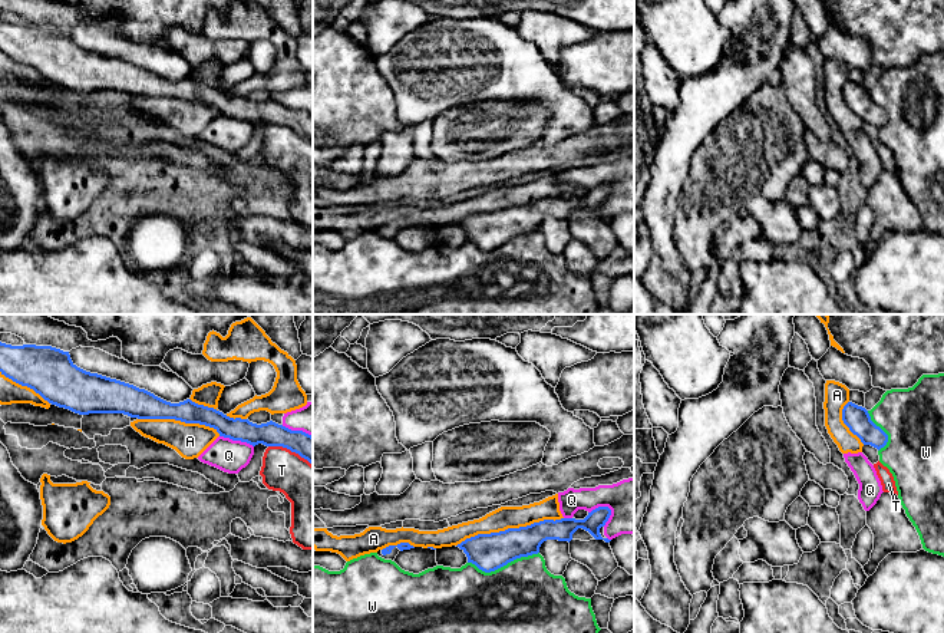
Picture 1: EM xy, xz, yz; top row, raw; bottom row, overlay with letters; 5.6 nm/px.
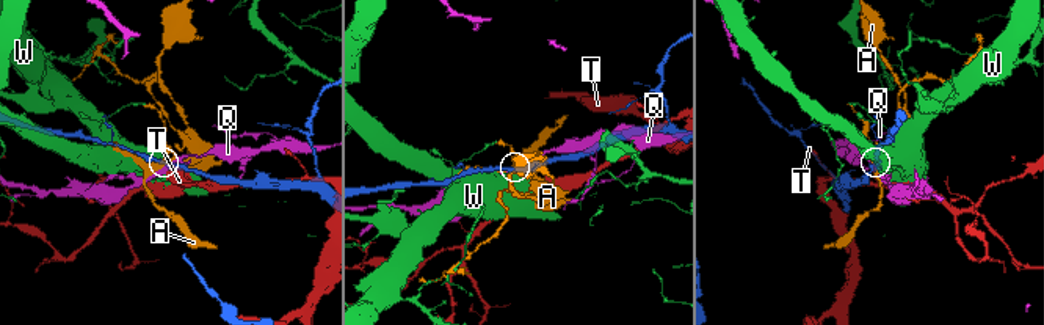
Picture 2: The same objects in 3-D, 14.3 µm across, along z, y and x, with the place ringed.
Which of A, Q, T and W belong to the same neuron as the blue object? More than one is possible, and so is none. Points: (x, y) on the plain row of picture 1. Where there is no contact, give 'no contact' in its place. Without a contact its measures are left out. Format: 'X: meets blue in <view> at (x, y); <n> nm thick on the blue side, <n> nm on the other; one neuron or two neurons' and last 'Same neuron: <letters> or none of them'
A: meets blue in xz at (510, 207); 200 nm thick on the blue side, 130 nm on the other; two neurons
Q: meets blue in xz at (601, 185); 120 nm thick on the blue side, 260 nm on the other; two neurons
T: meets blue in xy at (290, 128); 140 nm thick on the blue side, 280 nm on the other; two neurons
W: meets blue in xz at (502, 244); 200 nm thick on the blue side, 500 nm on the other; two neurons
Same neuron: none of them

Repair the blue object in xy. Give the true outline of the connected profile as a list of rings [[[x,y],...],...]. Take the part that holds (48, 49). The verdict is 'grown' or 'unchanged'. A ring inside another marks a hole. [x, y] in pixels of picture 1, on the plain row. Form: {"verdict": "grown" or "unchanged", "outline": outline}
{"verdict": "unchanged", "outline": [[[0,20],[0,50],[13,60],[33,67],[49,82],[79,93],[123,92],[138,98],[175,98],[185,102],[199,102],[214,106],[220,115],[247,121],[252,125],[263,122],[265,125],[287,126],[313,144],[313,115],[303,109],[291,109],[273,99],[257,103],[248,98],[234,98],[214,86],[198,83],[191,78],[179,82],[166,80],[145,67],[86,50],[72,40],[69,30],[52,24],[11,24]]]}

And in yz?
{"verdict": "unchanged", "outline": [[[848,80],[842,88],[842,99],[864,123],[871,123],[878,129],[887,123],[888,113],[871,99],[865,86]]]}

